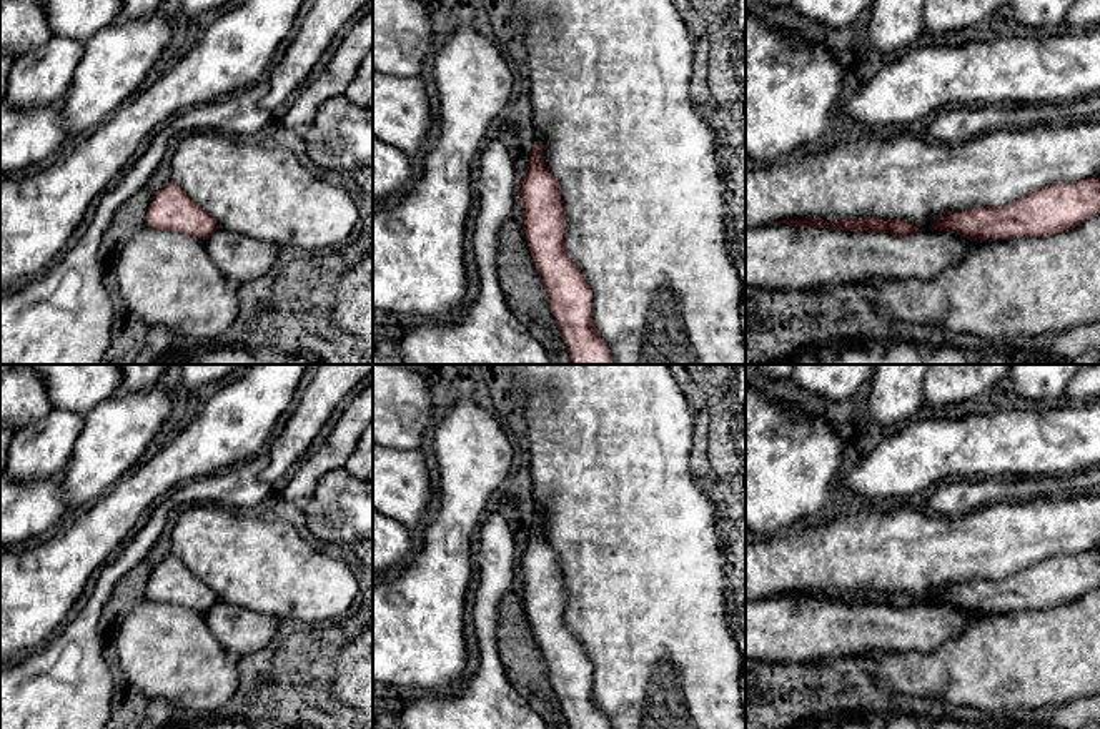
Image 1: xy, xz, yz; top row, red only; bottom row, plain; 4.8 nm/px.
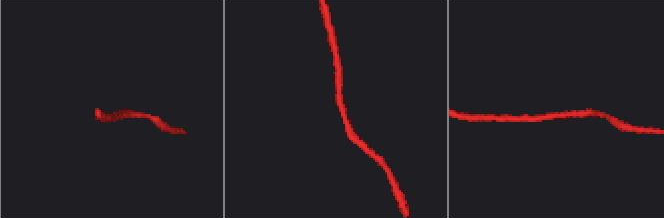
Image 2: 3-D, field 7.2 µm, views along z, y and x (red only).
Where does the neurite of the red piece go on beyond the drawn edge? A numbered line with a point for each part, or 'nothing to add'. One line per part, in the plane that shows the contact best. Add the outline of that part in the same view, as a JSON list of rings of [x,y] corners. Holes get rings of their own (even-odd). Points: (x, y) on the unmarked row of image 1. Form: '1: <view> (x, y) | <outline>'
1: xz (641, 558) | [[[506,364],[516,384],[513,409],[518,414],[521,434],[529,443],[531,449],[531,476],[533,476],[533,506],[534,513],[543,519],[543,533],[549,546],[557,556],[561,566],[562,586],[566,589],[564,621],[571,632],[579,639],[592,664],[592,696],[599,711],[609,719],[612,729],[746,729],[746,707],[741,699],[741,669],[742,656],[737,641],[732,636],[732,622],[726,611],[724,594],[724,546],[716,524],[716,499],[712,499],[694,479],[691,473],[691,454],[694,444],[694,413],[671,373],[669,364]]]

